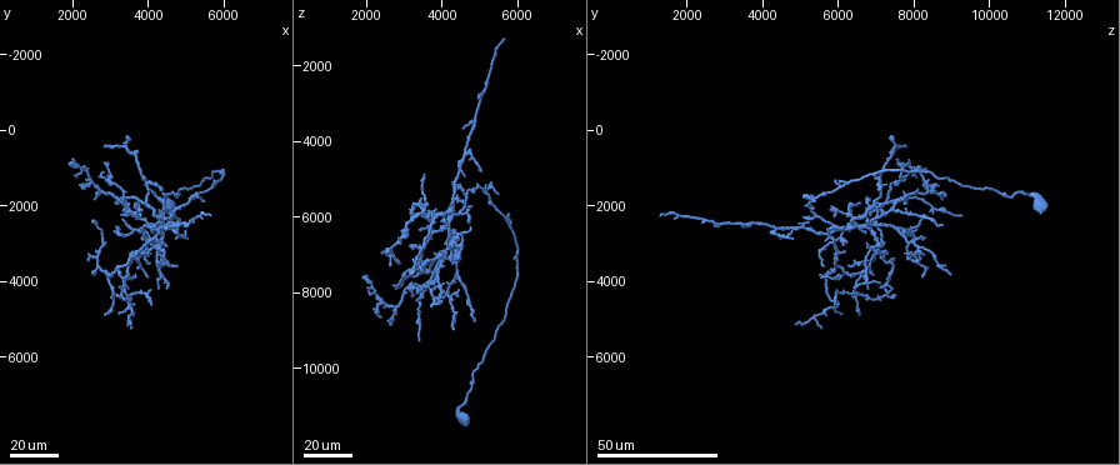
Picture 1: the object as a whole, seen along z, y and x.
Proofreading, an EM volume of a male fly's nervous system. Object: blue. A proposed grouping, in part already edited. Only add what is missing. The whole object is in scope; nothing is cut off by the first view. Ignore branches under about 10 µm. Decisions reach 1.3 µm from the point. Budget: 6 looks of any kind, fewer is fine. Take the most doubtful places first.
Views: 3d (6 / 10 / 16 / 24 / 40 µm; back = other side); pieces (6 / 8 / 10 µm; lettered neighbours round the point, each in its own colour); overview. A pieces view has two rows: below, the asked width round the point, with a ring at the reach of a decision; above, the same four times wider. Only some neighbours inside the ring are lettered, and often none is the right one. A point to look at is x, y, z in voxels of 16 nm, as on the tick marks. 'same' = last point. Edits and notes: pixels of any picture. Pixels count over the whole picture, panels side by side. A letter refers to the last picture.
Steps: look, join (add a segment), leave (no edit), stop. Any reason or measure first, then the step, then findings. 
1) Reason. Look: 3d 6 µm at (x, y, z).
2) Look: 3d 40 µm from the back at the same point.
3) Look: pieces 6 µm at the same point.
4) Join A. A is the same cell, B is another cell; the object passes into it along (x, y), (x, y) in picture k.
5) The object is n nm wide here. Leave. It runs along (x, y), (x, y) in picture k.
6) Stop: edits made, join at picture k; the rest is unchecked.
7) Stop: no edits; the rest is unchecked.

Tapers out. Look: 3d 40 µm at (3500, 5300, 5500).

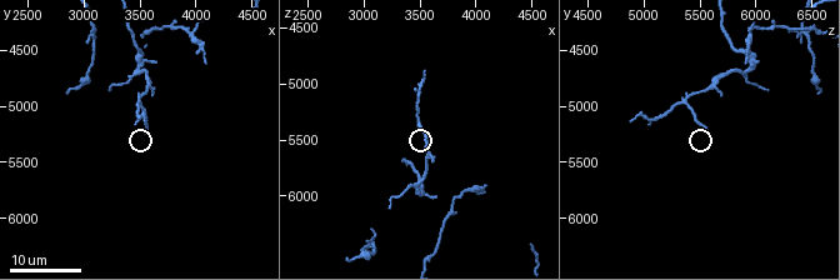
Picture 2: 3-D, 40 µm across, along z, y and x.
What lies round it. Look: pieces 8 µm at (3560, 5220, 5540).

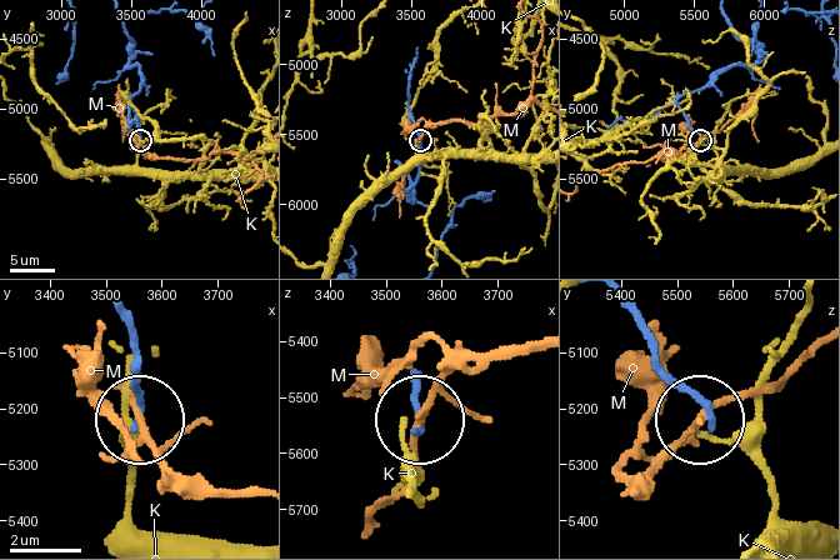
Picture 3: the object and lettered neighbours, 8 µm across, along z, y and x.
The object is 190 nm wide here. Leave. K and M are other cells; it runs along (418, 373), (418, 424) in picture 3; none of them fits.

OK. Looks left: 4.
Free end. Look: 3d 24 µm at (3250, 2350, 8200).

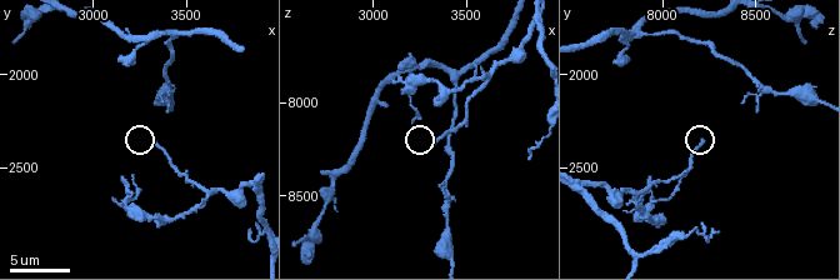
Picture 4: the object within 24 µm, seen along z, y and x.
Look: 3d 6 µm at (3340, 2340, 8220).

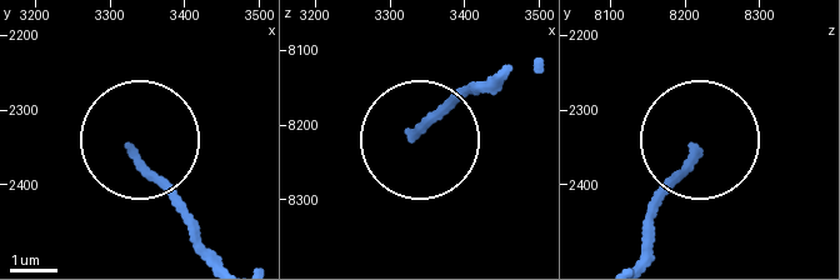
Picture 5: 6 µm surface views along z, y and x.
Look: pieces 10 µm at (3330, 2355, 8215).

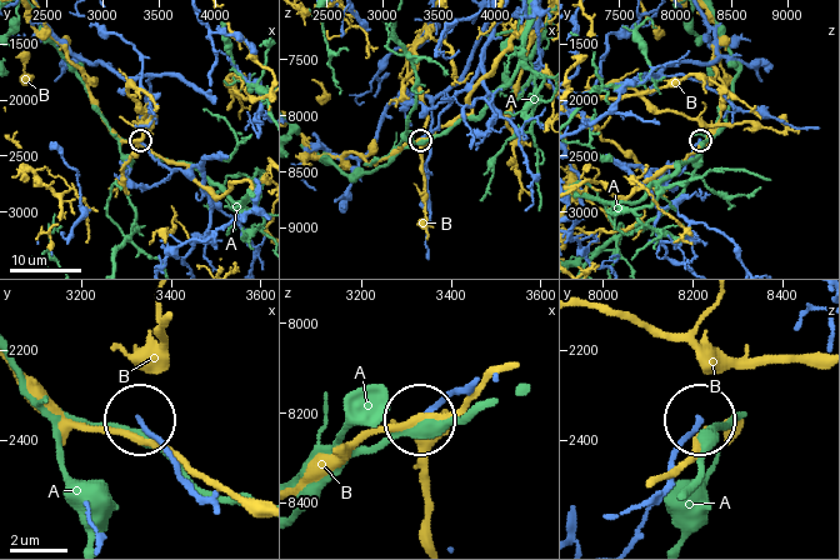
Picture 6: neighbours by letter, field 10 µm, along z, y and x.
Leave. A and B are other cells; it runs along (216, 511), (143, 423) in picture 6; no lettered segment goes on from it.

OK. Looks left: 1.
Stop: no edits; the rest is unchecked.

